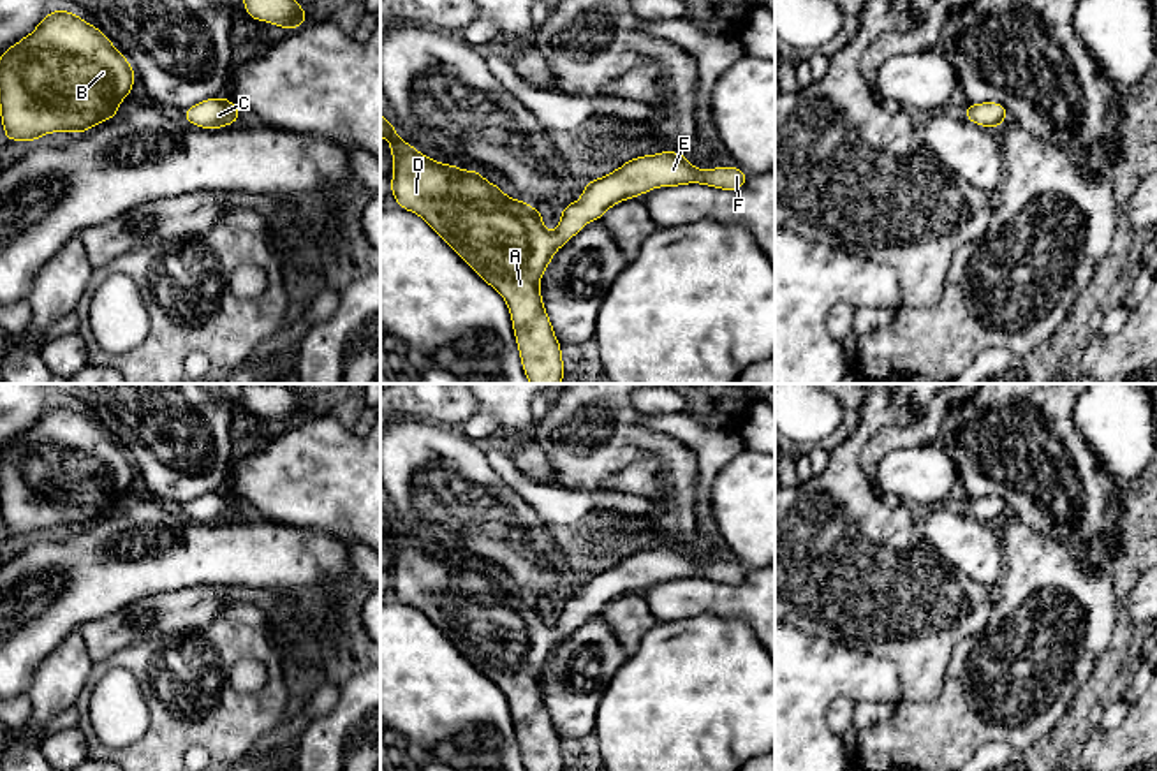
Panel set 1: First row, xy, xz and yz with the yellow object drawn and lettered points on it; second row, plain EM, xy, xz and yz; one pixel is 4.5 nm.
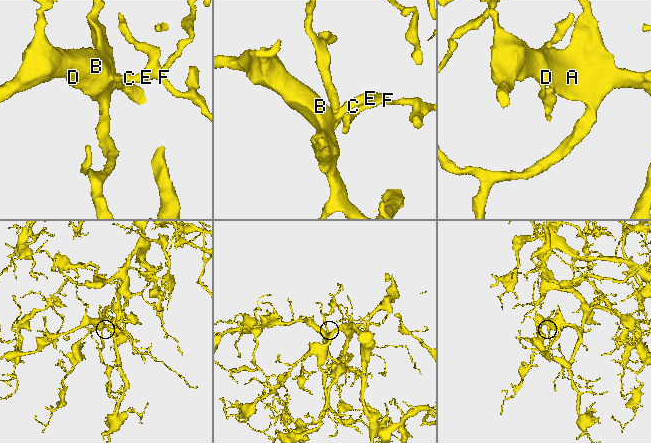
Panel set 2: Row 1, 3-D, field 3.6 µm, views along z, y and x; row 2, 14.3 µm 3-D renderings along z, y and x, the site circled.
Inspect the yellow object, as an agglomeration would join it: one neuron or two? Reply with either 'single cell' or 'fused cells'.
single cell

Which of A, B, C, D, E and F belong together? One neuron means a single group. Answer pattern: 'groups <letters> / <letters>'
groups A B C D E F

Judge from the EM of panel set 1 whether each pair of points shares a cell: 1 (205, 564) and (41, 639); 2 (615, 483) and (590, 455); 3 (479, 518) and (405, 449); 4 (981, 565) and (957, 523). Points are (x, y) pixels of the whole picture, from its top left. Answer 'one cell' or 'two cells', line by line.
1: one cell
2: two cells
3: one cell
4: one cell

